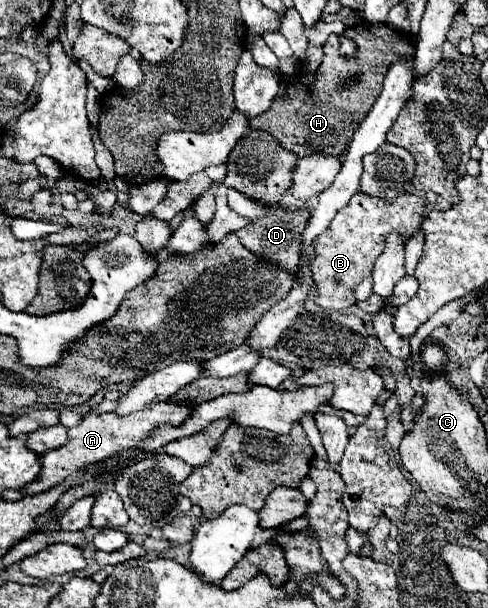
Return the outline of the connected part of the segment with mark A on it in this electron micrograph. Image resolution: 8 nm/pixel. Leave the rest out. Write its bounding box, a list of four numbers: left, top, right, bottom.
[22,401,192,495]

